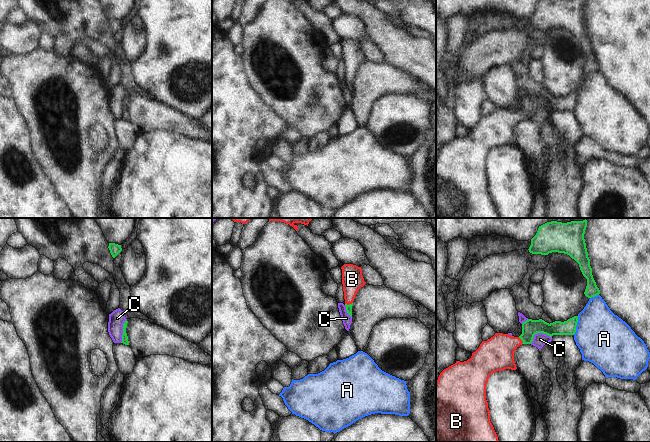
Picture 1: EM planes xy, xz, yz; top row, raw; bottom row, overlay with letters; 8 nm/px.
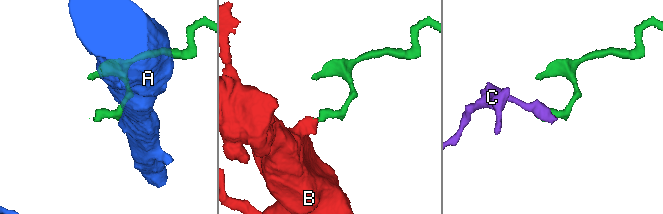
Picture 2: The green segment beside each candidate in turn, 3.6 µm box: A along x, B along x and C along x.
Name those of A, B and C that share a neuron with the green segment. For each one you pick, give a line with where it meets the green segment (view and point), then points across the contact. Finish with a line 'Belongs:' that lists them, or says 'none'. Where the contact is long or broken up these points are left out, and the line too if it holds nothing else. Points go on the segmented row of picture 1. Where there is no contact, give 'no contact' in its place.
B: contact xz (349, 304); way xz (348, 307), (349, 304), (352, 279)
Belongs: B

